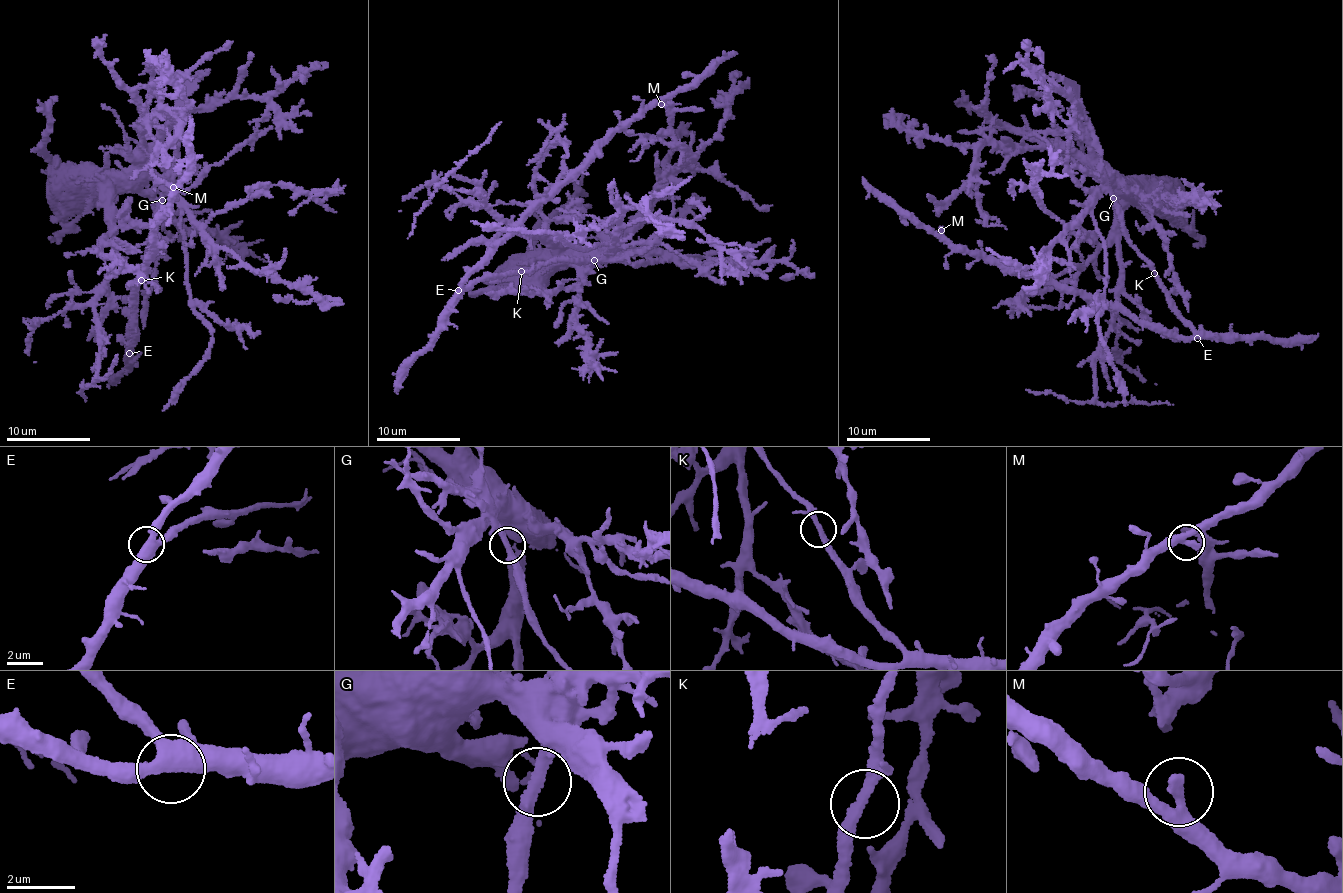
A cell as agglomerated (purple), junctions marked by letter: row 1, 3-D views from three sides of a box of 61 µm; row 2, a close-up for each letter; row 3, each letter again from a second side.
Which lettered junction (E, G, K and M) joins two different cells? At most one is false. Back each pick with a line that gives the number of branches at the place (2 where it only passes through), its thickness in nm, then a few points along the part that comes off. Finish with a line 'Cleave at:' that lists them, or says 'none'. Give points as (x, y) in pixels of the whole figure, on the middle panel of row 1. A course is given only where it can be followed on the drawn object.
G: Branches: 3. Thickness 280 nm. Course of the part to remove: (594, 260), (603, 258), (565, 256), (519, 232), (475, 184), (449, 174), (407, 238)
Cleave at: G

